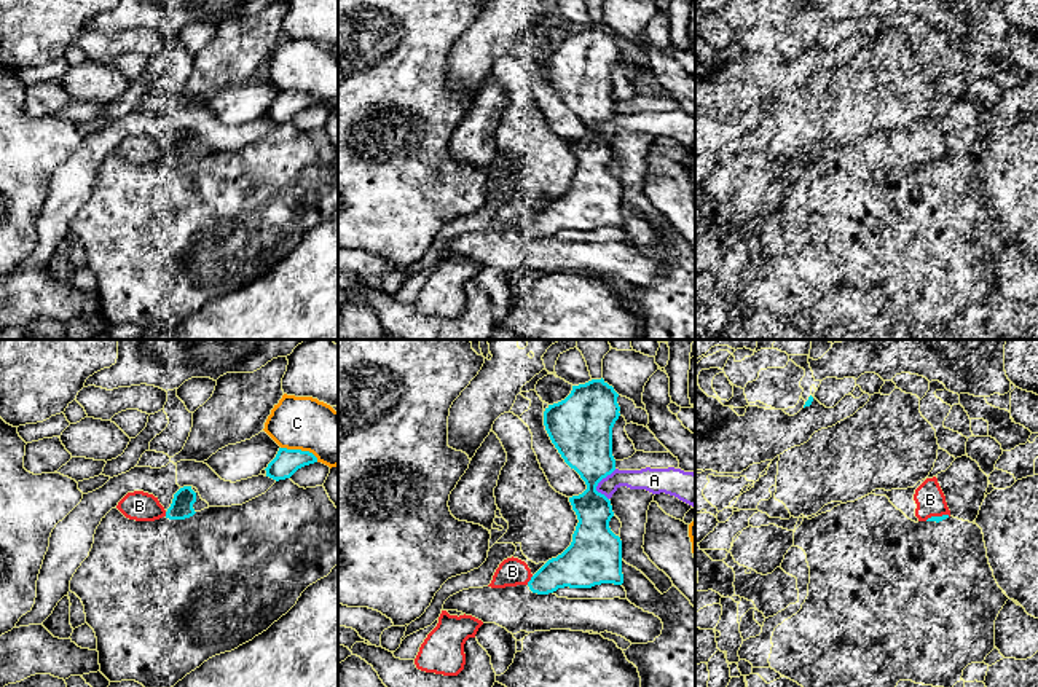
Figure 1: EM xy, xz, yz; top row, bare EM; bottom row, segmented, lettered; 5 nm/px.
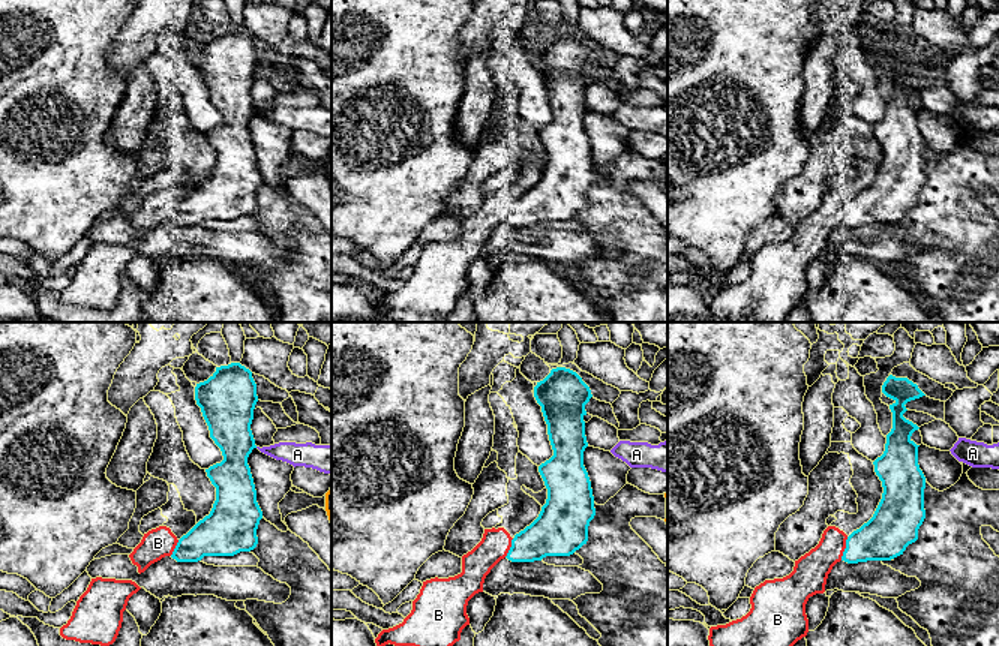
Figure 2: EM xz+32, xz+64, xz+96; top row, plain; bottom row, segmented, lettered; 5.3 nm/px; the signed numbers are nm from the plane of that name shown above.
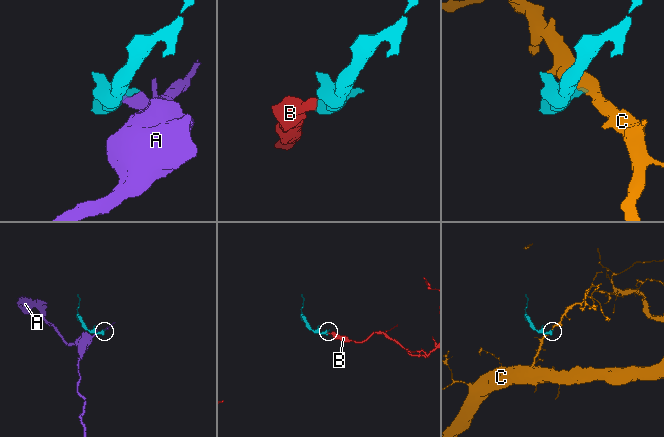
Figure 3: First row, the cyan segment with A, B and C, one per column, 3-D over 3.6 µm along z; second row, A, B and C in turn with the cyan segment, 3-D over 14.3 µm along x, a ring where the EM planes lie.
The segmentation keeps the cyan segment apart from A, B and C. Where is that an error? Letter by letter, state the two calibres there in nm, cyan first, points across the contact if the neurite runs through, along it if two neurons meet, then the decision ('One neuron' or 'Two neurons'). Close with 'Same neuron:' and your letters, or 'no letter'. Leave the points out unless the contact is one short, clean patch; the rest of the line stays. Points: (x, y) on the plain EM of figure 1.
A: Thickness 300 nm (cyan) against 120 nm. Boundary: xz (616, 112), (597, 129), (608, 142). Two neurons
B: Thickness 200 nm (cyan) against 140 nm. One neuron
C: Thickness 130 nm (cyan) against 280 nm. Boundary: xy (281, 90), (310, 94), (318, 104). Two neurons
Same neuron: B

